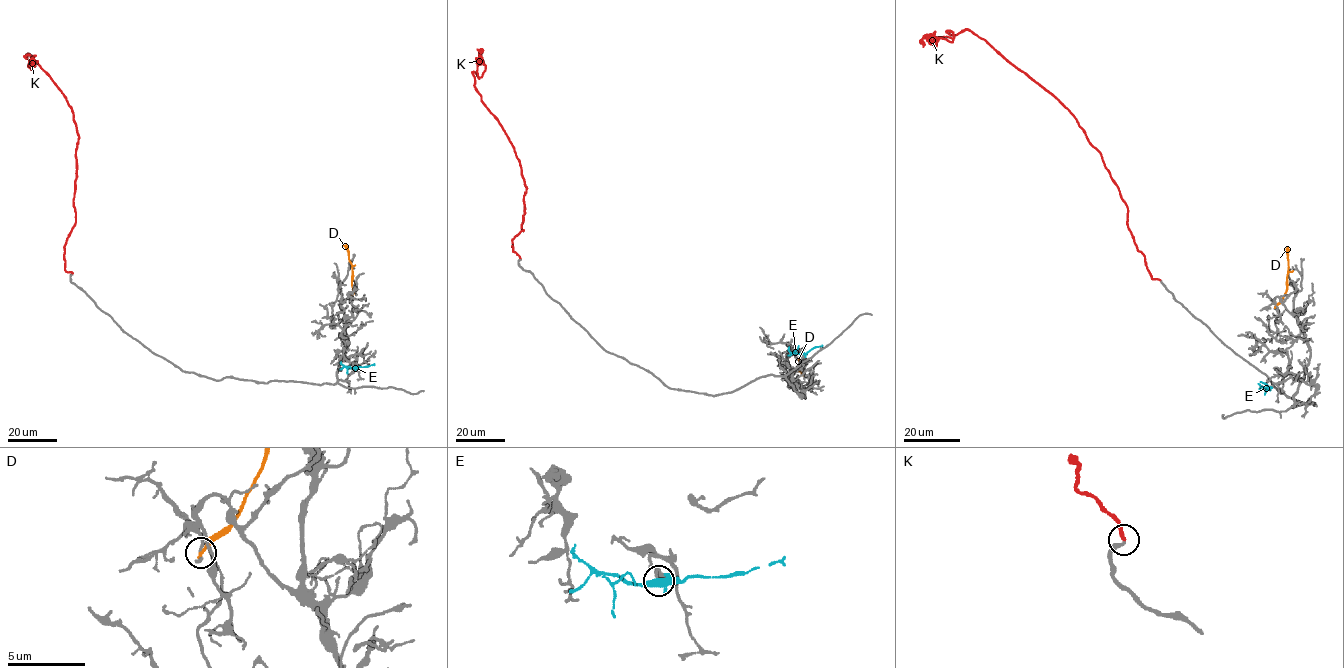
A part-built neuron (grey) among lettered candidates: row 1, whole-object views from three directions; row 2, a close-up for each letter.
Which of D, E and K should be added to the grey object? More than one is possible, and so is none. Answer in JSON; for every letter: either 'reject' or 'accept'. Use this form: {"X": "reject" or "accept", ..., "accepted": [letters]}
{"D": "reject", "E": "reject", "K": "accept", "accepted": ["K"]}

